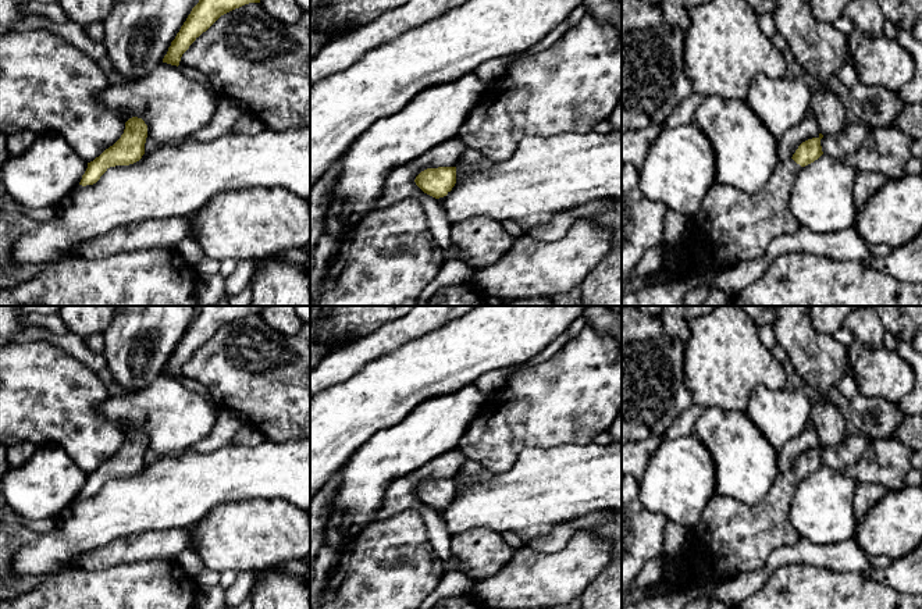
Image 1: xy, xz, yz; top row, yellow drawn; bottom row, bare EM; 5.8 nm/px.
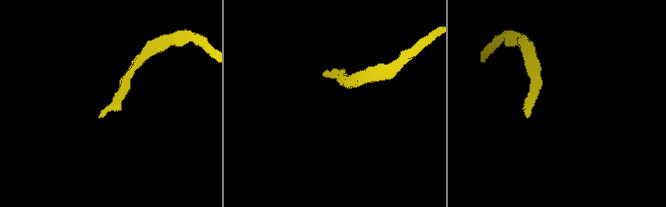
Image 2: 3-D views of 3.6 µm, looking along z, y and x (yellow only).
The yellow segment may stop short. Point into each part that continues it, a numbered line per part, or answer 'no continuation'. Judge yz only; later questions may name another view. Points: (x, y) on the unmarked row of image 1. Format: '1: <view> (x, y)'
1: yz (732, 537)

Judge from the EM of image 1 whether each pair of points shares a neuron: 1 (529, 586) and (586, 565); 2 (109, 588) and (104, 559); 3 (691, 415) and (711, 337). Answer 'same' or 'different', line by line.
1: same
2: different
3: different

